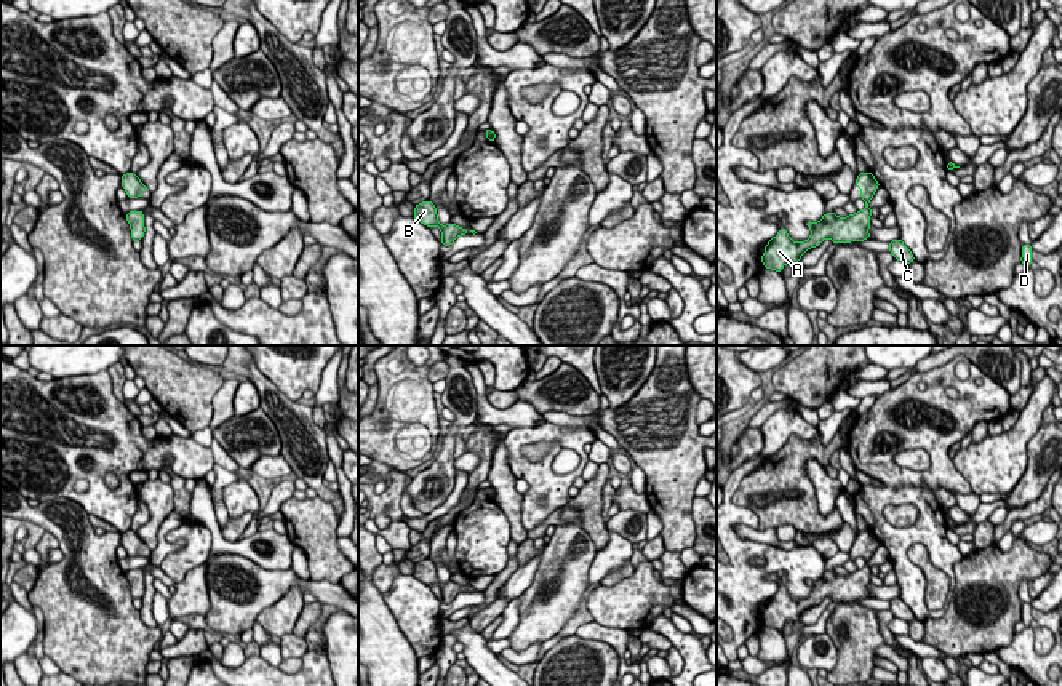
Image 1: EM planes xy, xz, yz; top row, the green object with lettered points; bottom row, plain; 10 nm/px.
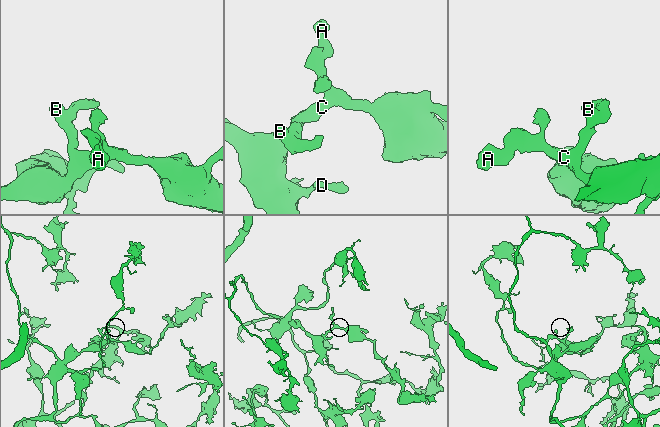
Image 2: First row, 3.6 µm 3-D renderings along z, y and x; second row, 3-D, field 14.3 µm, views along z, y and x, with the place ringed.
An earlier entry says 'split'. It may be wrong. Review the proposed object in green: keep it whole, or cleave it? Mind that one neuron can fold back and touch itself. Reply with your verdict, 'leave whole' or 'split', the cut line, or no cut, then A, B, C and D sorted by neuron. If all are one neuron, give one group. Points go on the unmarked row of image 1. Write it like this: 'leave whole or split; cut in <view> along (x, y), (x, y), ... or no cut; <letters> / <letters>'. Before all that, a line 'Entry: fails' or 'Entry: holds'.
Entry: fails
leave whole; no cut; A B C D

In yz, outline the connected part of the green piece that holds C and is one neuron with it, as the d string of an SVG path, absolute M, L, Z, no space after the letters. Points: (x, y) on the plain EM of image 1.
M900 596L889 600L889 611L894 614L894 617L902 619L905 622L912 622L915 619L915 614Z

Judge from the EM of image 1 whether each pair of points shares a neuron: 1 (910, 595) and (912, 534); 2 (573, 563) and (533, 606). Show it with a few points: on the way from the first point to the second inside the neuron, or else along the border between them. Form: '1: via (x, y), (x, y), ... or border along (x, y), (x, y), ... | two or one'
1: via (910, 581), (902, 566), (902, 549) | one
2: via (562, 576), (558, 590), (546, 603) | one

